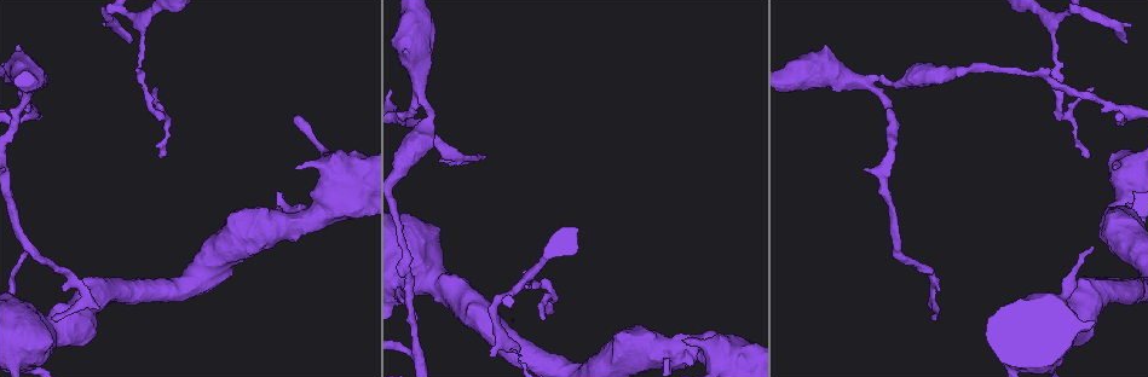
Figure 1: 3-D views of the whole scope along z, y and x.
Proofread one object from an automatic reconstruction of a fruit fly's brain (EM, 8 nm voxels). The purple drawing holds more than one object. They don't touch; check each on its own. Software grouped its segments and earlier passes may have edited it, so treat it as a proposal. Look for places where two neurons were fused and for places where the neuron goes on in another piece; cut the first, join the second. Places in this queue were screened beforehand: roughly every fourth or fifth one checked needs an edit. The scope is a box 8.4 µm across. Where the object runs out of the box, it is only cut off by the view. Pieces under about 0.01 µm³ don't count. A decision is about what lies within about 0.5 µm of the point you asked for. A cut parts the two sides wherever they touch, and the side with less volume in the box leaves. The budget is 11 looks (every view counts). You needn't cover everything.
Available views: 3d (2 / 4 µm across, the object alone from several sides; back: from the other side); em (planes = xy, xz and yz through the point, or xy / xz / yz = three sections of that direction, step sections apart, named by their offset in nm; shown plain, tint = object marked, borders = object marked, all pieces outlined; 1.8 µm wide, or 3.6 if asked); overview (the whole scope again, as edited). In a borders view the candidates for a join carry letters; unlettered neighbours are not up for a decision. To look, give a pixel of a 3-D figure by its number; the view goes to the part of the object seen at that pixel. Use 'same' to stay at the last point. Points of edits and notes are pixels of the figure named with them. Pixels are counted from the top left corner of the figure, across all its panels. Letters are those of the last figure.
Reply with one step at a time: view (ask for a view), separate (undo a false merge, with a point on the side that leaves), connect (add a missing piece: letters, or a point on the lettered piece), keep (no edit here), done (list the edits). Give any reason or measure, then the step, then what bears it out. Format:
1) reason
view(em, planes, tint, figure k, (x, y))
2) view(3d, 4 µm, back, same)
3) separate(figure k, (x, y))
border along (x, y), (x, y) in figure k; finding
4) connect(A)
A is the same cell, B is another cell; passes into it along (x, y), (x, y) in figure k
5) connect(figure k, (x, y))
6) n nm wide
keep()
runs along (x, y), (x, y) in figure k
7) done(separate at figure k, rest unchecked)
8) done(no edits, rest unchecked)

view(3d, 2 µm, figure 1, (1128, 24))

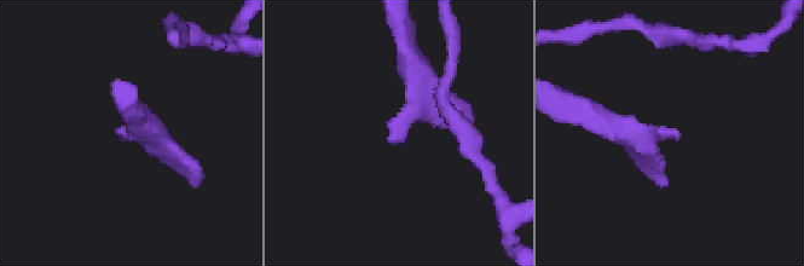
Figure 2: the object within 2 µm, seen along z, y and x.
now the EM
view(em, planes, borders, figure 2, (117, 134))

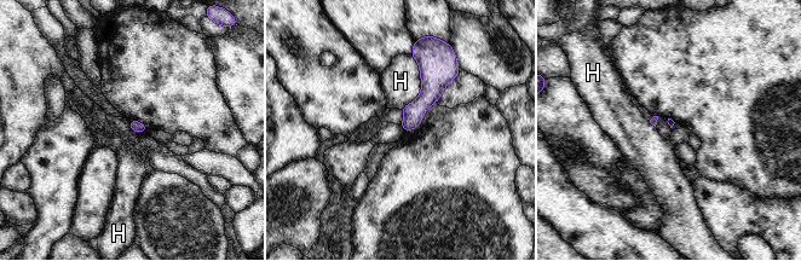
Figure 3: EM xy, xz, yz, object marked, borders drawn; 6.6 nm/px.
keep()
H is another cell; runs along (419, 56), (428, 96), (405, 127) in figure 3; none of them fits

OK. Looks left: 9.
abrupt turn
view(3d, 4 µm, figure 1, (1128, 113))

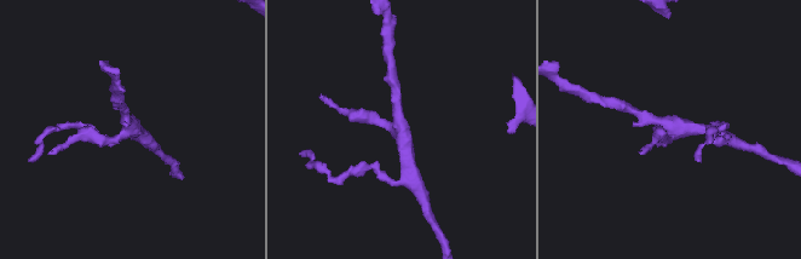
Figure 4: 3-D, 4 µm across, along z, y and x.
view(em, planes, borders, figure 4, (674, 130))

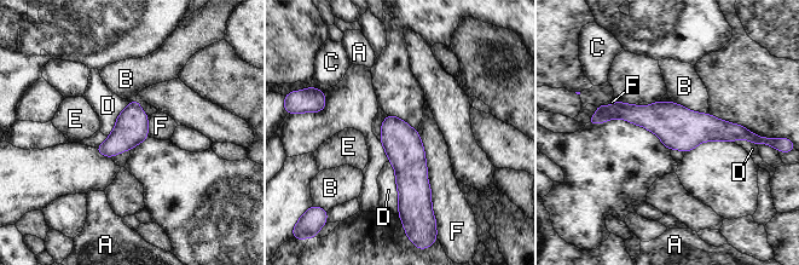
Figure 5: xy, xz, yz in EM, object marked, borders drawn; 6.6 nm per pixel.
keep()
A, B, C, D, E and F are other cells; runs along (601, 116), (744, 131) in figure 5; one neuron here

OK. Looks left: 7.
tapers out
view(3d, 2 µm, figure 1, (160, 155))

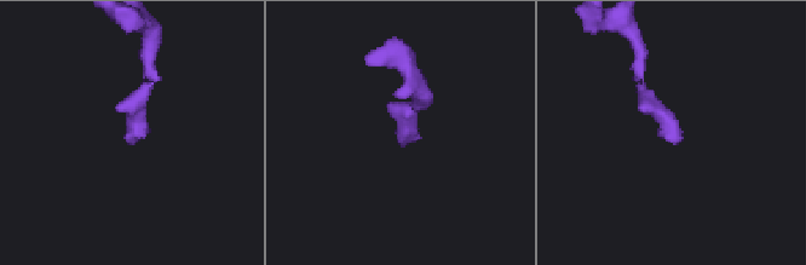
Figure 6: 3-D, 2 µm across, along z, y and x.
shape alone is not enough
view(em, planes, plain, figure 6, (399, 143))

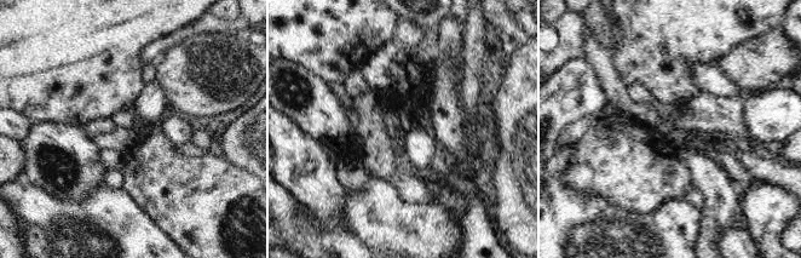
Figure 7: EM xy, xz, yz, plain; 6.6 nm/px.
what lies round it
view(em, planes, borders, same)

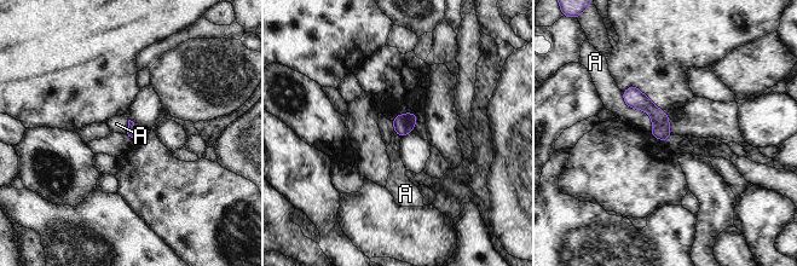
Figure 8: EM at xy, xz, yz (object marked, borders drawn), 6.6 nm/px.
keep()
A is another cell; border along (622, 92), (648, 114), (650, 131) in figure 8; no lettered piece goes on from it

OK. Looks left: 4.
a narrow waist
view(em, xz, step 16, borders, figure 1, (419, 95))

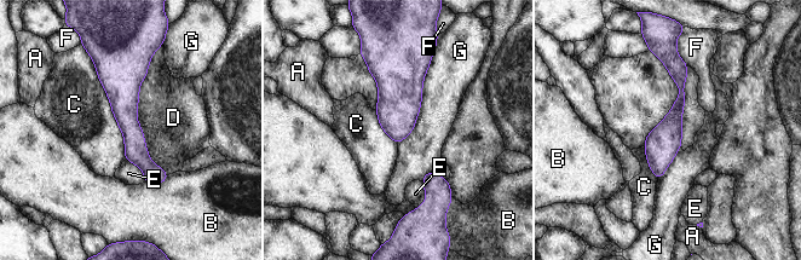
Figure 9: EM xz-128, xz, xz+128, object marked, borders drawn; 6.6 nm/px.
view(em, planes, borders, same)

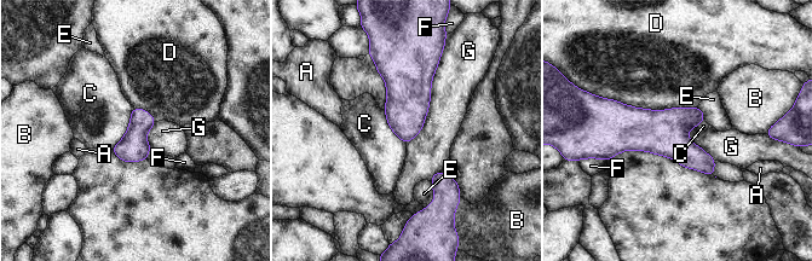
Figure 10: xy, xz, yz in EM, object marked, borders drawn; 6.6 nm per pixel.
keep()
A, B, C, D, E, F and G are other cells; border along (133, 108), (126, 133), (110, 149) in figure 10; one neuron here

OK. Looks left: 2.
done(no edits, rest unchecked)

